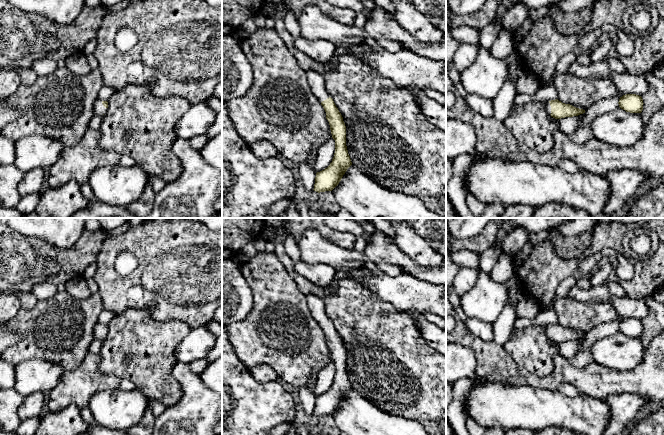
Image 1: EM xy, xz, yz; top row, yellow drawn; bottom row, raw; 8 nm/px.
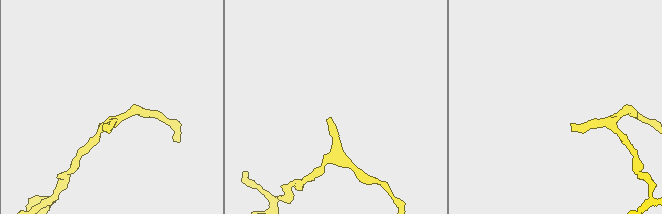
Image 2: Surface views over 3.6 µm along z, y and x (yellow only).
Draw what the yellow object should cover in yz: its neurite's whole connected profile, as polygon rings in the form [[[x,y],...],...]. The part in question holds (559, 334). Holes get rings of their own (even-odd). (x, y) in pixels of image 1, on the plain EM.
[[[558,323],[544,326],[544,332],[547,337],[555,343],[573,341],[585,337],[585,334],[562,327]]]

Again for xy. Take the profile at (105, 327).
[[[98,323],[94,327],[94,337],[97,340],[102,341],[106,337],[107,332],[108,332],[108,326],[107,325],[101,325],[101,324]]]

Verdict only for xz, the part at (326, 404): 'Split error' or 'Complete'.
Split error

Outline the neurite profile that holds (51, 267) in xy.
[[[48,260],[45,264],[45,271],[48,274],[57,274],[60,271],[60,268],[56,261],[54,260]]]

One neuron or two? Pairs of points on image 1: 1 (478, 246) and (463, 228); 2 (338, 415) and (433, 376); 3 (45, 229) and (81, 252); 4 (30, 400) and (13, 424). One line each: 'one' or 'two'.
1: two
2: two
3: two
4: two

